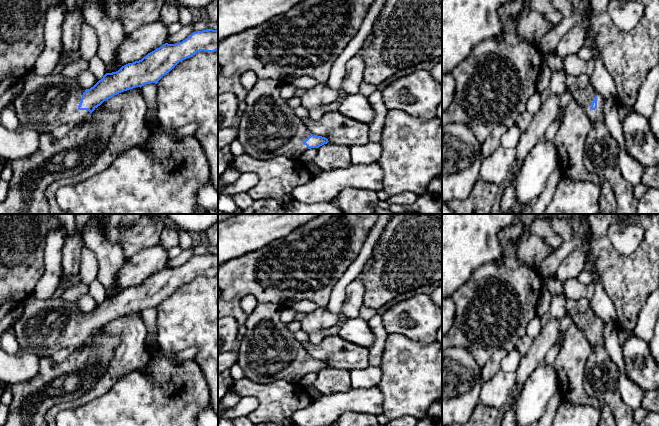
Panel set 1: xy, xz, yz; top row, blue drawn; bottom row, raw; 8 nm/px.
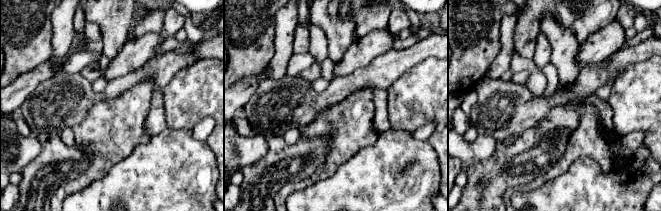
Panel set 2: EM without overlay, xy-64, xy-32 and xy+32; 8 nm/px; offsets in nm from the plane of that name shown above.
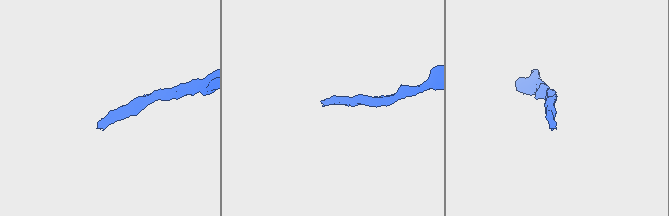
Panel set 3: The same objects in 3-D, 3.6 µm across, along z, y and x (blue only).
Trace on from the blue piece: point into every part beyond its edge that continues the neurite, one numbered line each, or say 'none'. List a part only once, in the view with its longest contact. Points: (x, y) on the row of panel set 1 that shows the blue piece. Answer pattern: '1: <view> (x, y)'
1: xy (45, 102)

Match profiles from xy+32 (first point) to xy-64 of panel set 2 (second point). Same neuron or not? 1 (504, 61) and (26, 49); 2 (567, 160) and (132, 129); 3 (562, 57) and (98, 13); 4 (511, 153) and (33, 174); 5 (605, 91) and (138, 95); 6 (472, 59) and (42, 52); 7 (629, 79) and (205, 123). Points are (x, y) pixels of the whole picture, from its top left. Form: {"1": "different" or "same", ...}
{"1": "different", "2": "same", "3": "same", "4": "same", "5": "different", "6": "same", "7": "different"}

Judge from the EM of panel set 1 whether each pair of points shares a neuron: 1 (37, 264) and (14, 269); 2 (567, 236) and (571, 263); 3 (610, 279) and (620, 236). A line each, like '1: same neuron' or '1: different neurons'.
1: same neuron
2: different neurons
3: different neurons

